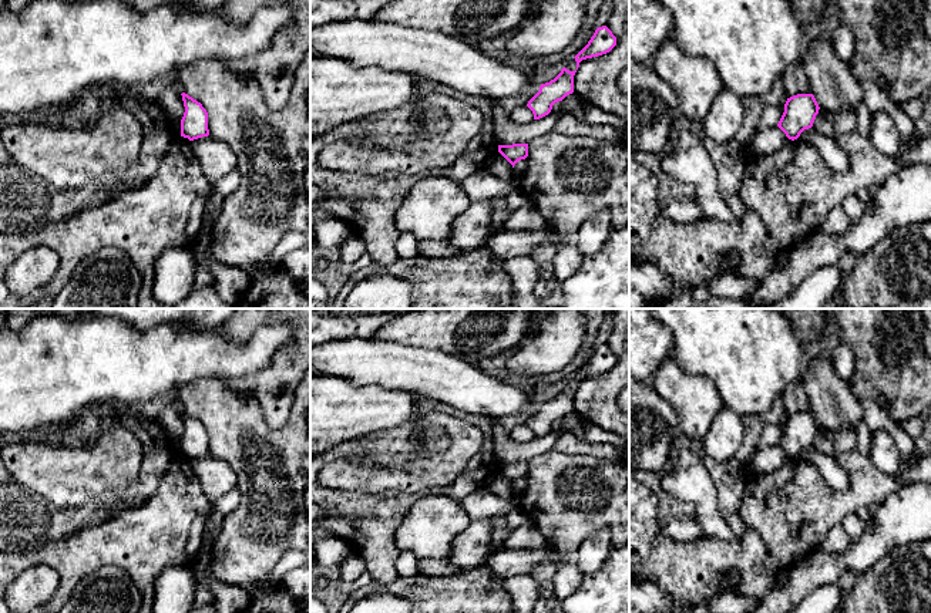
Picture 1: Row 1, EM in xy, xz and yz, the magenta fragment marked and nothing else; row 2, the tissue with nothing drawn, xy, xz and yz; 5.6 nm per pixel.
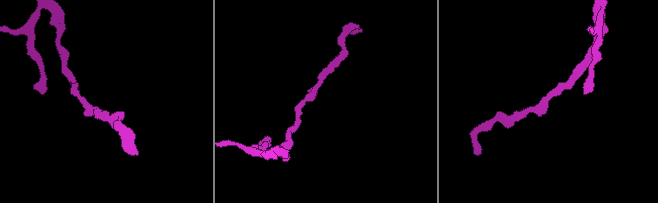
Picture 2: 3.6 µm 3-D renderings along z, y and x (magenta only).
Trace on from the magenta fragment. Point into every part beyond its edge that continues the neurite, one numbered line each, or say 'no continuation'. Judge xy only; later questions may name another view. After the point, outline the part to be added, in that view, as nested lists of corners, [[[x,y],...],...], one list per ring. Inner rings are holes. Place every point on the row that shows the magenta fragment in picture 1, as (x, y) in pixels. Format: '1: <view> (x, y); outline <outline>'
no continuation

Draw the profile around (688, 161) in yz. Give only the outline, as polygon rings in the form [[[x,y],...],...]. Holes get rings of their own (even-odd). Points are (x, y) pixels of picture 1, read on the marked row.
[[[675,131],[670,148],[659,156],[663,172],[695,188],[702,218],[730,223],[735,220],[727,201],[722,196],[717,171],[705,144],[689,131]]]

